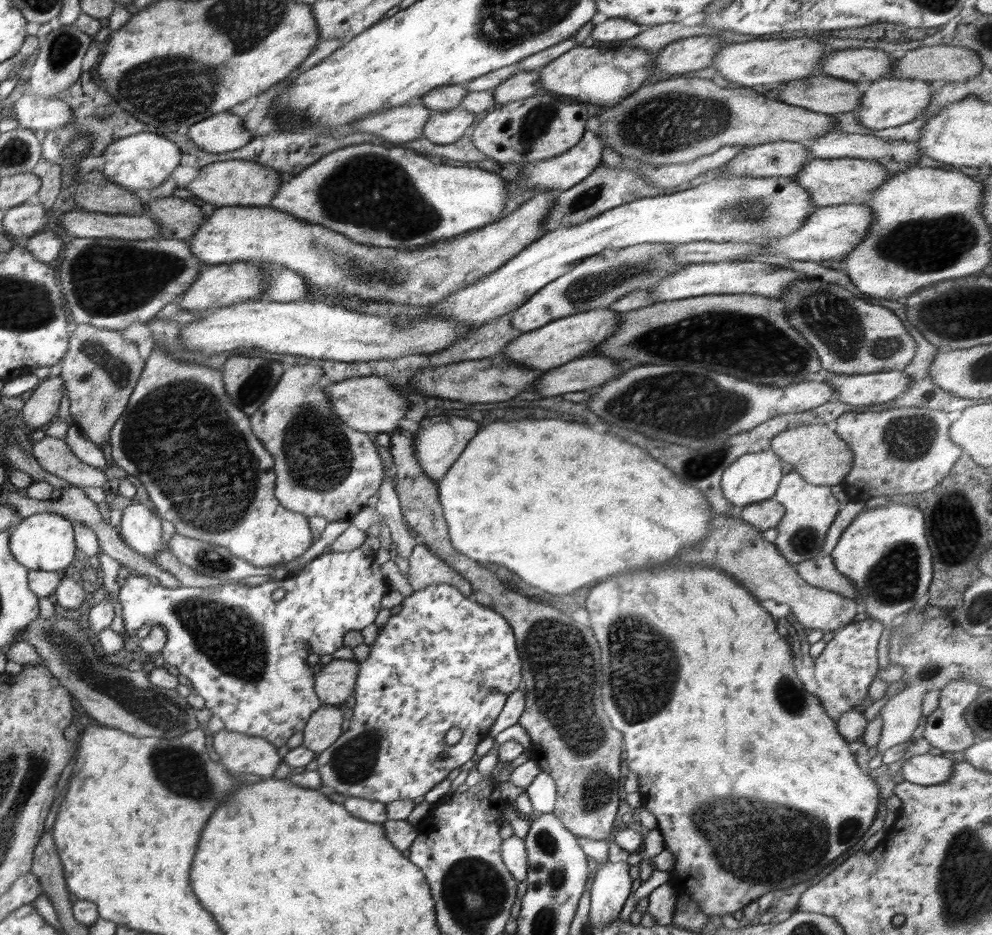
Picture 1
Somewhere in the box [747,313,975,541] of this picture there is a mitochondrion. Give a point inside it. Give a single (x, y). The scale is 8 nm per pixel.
(908, 438)

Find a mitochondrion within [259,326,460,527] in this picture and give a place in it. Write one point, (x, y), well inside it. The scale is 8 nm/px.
(318, 454)

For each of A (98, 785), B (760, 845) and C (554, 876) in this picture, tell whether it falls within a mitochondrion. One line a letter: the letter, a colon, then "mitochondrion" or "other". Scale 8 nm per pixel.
A: other
B: mitochondrion
C: mitochondrion

